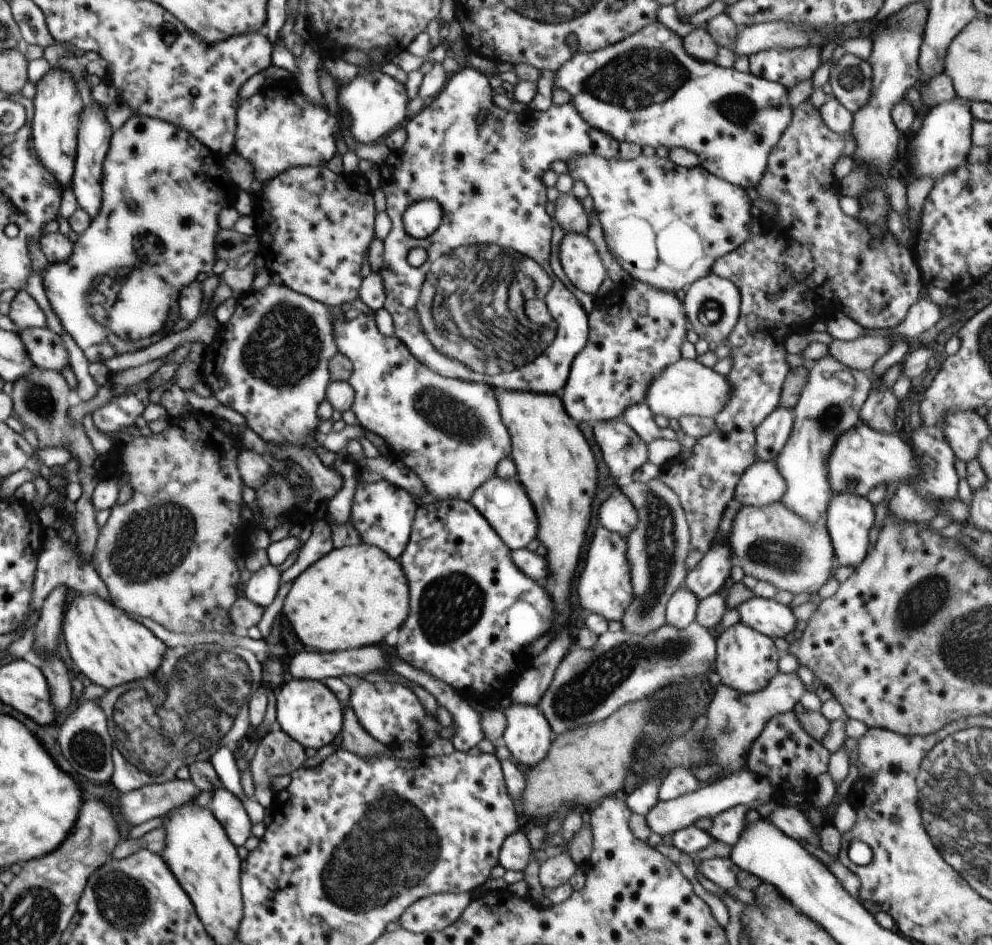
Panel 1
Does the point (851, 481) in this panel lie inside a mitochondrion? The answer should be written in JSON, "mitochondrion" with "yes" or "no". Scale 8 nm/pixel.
{"mitochondrion":"yes"}

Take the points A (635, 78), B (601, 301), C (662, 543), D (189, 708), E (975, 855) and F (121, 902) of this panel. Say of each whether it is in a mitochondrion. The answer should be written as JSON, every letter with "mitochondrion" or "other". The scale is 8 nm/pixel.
{"A":"mitochondrion","B":"other","C":"mitochondrion","D":"mitochondrion","E":"mitochondrion","F":"mitochondrion"}

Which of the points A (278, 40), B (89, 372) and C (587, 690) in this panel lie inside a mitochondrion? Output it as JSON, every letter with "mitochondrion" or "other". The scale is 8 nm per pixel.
{"A":"other","B":"other","C":"mitochondrion"}

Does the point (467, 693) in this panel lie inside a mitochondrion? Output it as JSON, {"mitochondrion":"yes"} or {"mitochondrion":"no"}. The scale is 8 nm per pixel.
{"mitochondrion":"no"}

